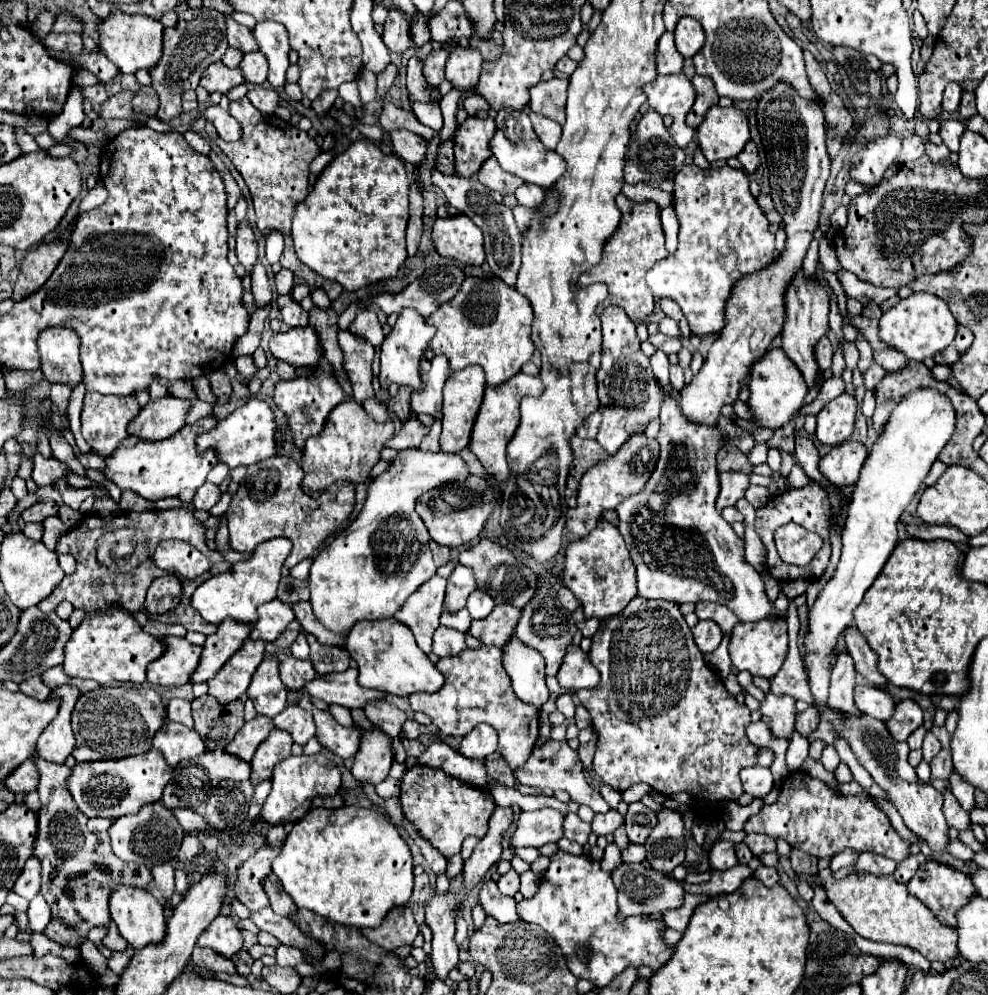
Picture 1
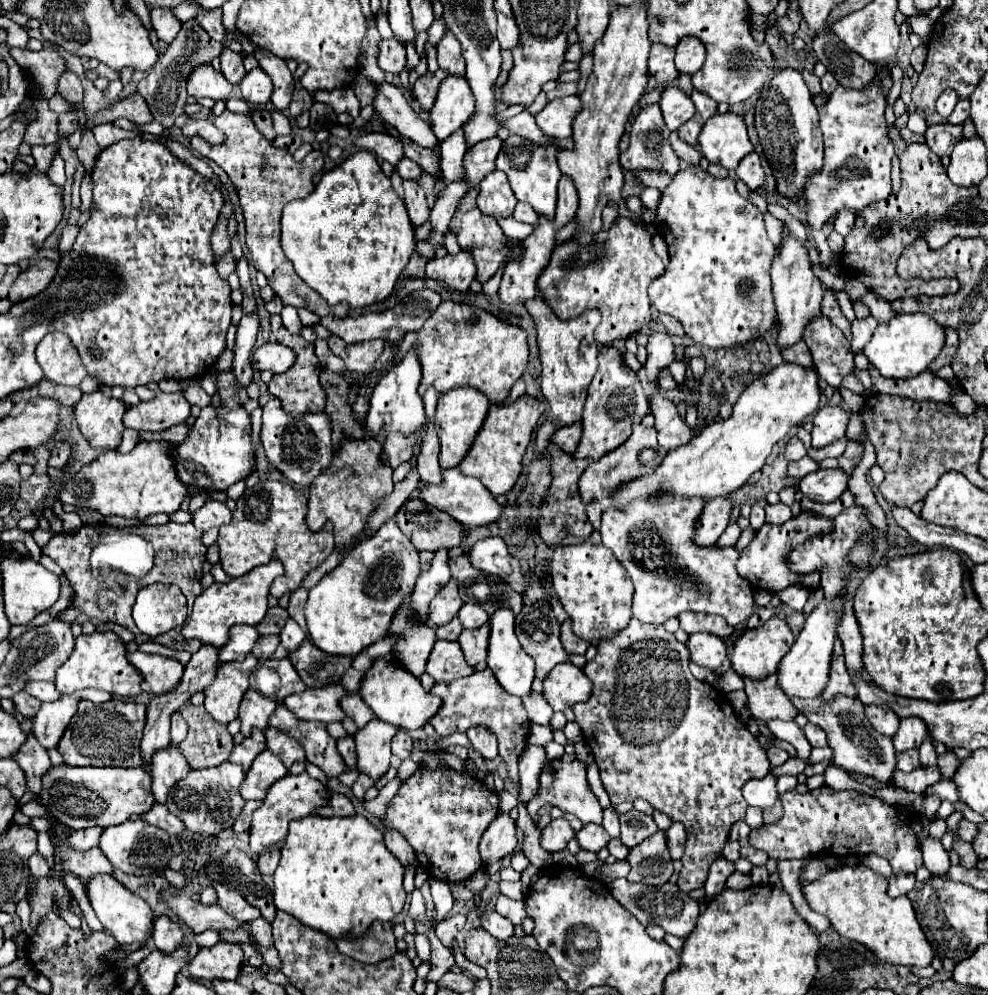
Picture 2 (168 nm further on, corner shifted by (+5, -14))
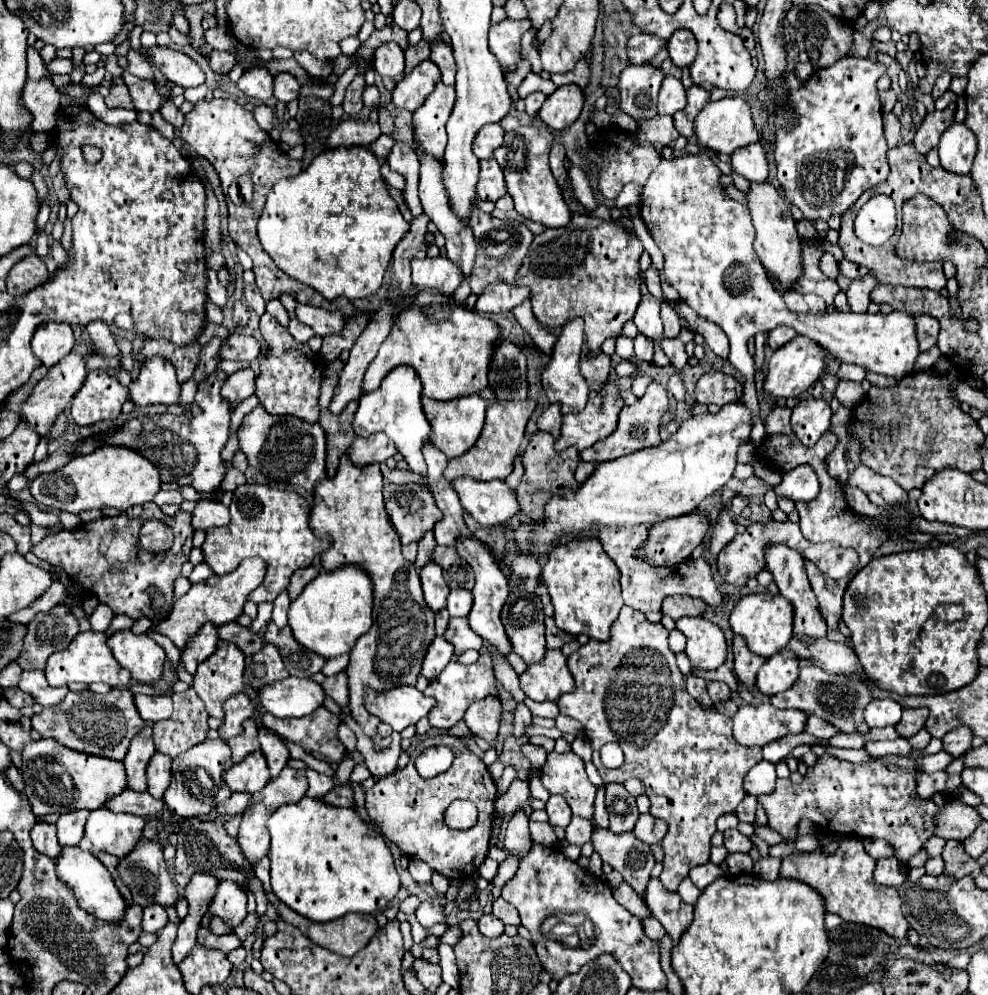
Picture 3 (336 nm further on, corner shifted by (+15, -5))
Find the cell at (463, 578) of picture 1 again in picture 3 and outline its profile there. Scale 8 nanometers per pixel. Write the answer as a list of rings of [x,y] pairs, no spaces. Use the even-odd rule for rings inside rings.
[[[428,562],[428,566],[424,566],[424,570],[420,570],[420,580],[422,580],[422,588],[424,588],[424,598],[426,604],[430,606],[430,610],[438,612],[446,606],[446,598],[448,598],[448,584],[442,576],[442,568],[434,562]]]

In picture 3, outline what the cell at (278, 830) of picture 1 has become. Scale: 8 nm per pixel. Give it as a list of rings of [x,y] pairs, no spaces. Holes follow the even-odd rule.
[[[262,858],[256,866],[254,866],[254,874],[256,874],[256,878],[262,882],[262,886],[264,886],[264,892],[266,892],[266,896],[268,896],[268,900],[270,900],[270,904],[274,906],[274,910],[276,910],[276,914],[282,918],[282,920],[286,920],[288,924],[292,924],[292,926],[298,926],[298,930],[304,934],[304,936],[308,936],[314,944],[318,944],[318,946],[322,946],[322,948],[328,948],[328,950],[332,950],[332,952],[336,952],[336,954],[342,954],[342,956],[354,956],[358,950],[362,950],[368,942],[370,942],[370,938],[376,934],[376,930],[378,930],[378,924],[376,924],[376,918],[372,916],[372,914],[346,914],[344,918],[340,918],[340,920],[336,920],[336,922],[308,922],[308,918],[300,918],[300,914],[296,914],[294,910],[288,910],[288,906],[282,906],[282,902],[272,894],[272,888],[270,888],[270,860],[268,858]]]

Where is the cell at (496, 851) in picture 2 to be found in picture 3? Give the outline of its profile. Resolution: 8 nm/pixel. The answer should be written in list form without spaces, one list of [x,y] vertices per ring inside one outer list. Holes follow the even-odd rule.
[[[512,780],[510,788],[506,790],[504,796],[500,796],[496,800],[496,810],[500,814],[514,814],[516,810],[520,810],[522,806],[526,806],[526,802],[530,800],[530,788],[526,780]]]

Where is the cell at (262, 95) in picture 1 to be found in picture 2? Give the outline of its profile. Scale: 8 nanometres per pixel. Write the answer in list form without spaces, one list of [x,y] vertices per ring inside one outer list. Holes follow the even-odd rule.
[[[228,99],[226,101],[226,107],[228,107],[228,111],[234,111],[234,113],[252,115],[252,109],[250,109],[250,105],[244,99]]]

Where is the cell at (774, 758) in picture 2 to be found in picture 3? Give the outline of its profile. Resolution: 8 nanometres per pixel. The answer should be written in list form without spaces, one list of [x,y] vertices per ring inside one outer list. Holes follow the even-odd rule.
[[[800,732],[800,734],[790,734],[790,736],[784,736],[776,742],[770,742],[768,746],[762,748],[762,756],[764,760],[768,762],[780,762],[784,760],[796,746],[800,744],[806,744],[806,746],[812,746],[812,744],[828,744],[828,740],[820,740],[820,738],[812,738],[808,732]]]

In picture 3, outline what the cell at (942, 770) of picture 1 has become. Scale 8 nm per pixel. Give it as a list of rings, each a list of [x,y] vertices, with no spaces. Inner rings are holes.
[[[958,726],[956,730],[950,730],[942,742],[944,742],[944,750],[950,752],[954,758],[962,756],[966,750],[972,748],[972,730],[968,730],[968,726]]]

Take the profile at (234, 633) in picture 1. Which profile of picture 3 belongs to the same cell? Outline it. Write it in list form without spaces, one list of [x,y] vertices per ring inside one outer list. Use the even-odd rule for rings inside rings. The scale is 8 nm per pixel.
[[[146,726],[130,744],[130,750],[126,758],[122,760],[126,766],[126,776],[128,776],[128,788],[134,792],[144,792],[146,790],[146,766],[156,752],[154,742],[152,742],[152,728]]]

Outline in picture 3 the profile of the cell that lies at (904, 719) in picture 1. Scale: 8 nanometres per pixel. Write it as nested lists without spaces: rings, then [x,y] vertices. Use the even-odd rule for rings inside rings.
[[[904,708],[902,720],[896,724],[896,730],[898,730],[900,736],[910,738],[920,728],[924,728],[926,720],[928,720],[928,710],[924,710],[924,708]]]

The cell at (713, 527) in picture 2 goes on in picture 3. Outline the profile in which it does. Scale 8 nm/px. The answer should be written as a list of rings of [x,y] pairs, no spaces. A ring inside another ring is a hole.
[[[694,510],[692,514],[686,514],[682,518],[658,522],[650,528],[648,542],[644,542],[644,546],[640,550],[636,550],[636,558],[644,558],[644,562],[648,562],[652,566],[678,566],[680,562],[688,560],[692,550],[704,540],[706,532],[708,532],[706,514],[702,514],[698,510]]]

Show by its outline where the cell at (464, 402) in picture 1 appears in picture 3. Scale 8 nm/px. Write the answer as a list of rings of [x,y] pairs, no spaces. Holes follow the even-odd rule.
[[[478,394],[464,396],[452,402],[436,402],[430,398],[422,398],[422,406],[430,426],[434,428],[434,446],[442,450],[448,458],[462,456],[476,444],[484,426],[484,412],[486,412],[486,402]]]

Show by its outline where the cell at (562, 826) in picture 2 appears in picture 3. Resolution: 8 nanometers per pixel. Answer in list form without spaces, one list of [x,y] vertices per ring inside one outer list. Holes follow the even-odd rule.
[[[558,794],[550,796],[550,800],[546,802],[546,812],[550,816],[550,824],[552,826],[558,824],[558,826],[566,828],[568,822],[570,822],[570,818],[572,818],[572,810],[570,810],[566,798],[558,798]]]

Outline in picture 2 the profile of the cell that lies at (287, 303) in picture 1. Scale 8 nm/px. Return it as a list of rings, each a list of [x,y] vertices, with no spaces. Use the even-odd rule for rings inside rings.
[[[272,315],[270,321],[272,321],[272,333],[274,333],[276,341],[282,343],[282,345],[286,345],[286,347],[292,347],[292,349],[296,351],[296,357],[298,357],[298,359],[296,359],[296,363],[294,363],[294,367],[292,367],[290,371],[272,377],[272,381],[268,383],[268,391],[282,401],[282,407],[284,407],[284,411],[288,411],[288,413],[320,413],[320,411],[324,411],[326,393],[324,393],[324,389],[322,389],[320,383],[318,383],[320,363],[318,363],[318,357],[314,355],[314,345],[312,345],[312,343],[306,343],[300,335],[292,335],[292,333],[282,325],[280,315]]]

